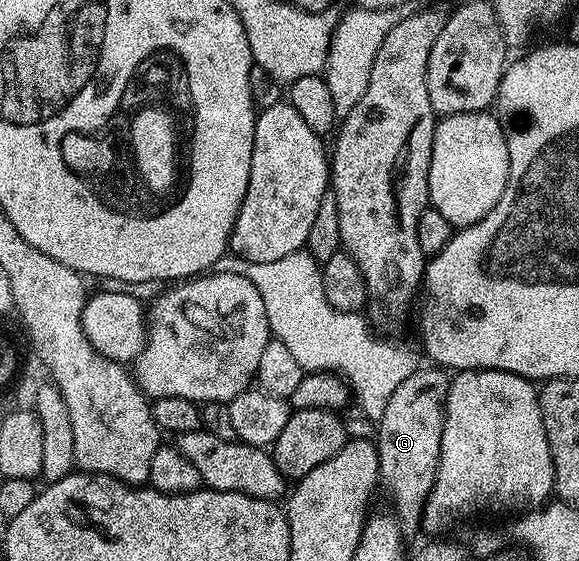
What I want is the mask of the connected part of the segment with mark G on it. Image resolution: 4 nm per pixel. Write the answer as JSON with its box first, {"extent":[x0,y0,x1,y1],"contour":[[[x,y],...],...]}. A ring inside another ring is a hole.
{"extent":[375,367,449,535],"contour":[[[422,367],[414,371],[414,375],[405,379],[394,390],[394,395],[390,395],[386,411],[382,411],[382,419],[375,426],[380,481],[383,488],[384,485],[388,488],[388,497],[392,500],[391,512],[406,535],[421,532],[424,505],[436,482],[449,380],[449,374],[440,367]]]}

